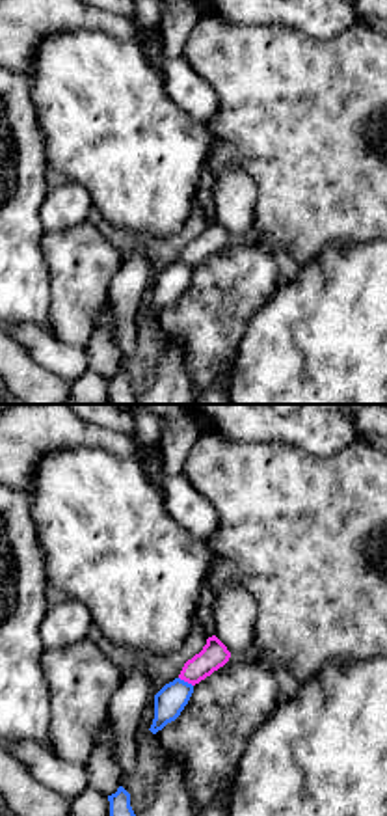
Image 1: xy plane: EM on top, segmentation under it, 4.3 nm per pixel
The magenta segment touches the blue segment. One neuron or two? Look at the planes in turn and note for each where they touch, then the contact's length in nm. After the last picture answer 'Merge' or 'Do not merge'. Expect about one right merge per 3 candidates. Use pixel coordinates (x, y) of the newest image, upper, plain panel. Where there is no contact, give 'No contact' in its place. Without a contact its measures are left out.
Touches magenta at (186, 263). Shared border 80 nm

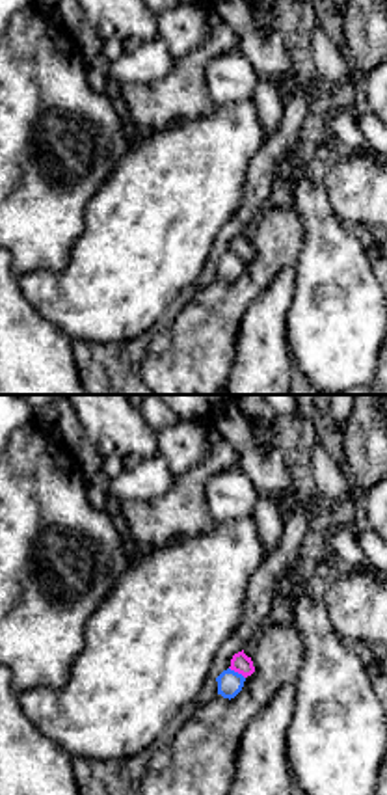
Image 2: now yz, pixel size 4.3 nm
Touches magenta at (237, 254). Shared border 90 nm

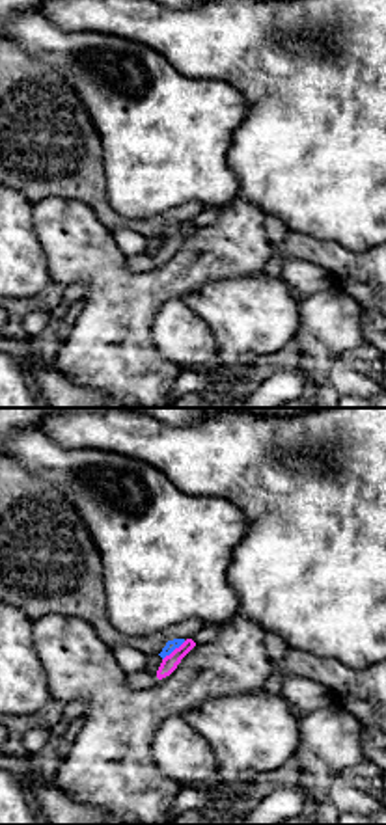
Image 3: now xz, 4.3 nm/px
Touches magenta at (176, 231). Shared border 130 nm

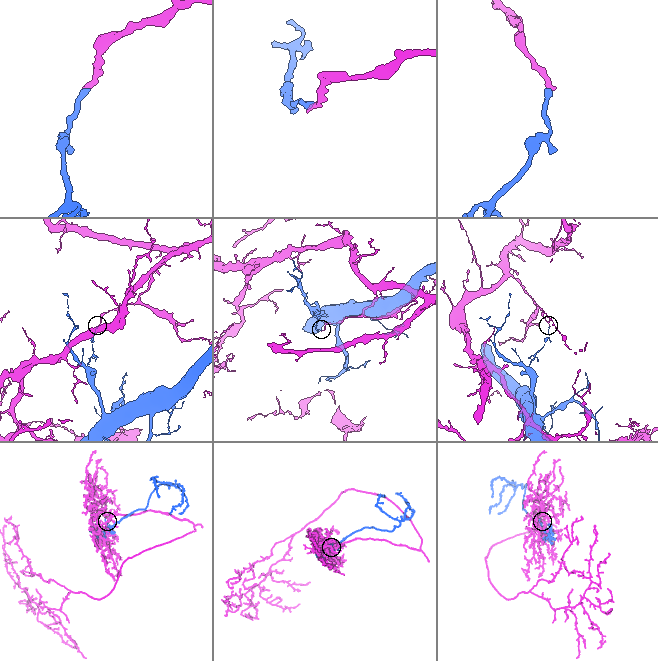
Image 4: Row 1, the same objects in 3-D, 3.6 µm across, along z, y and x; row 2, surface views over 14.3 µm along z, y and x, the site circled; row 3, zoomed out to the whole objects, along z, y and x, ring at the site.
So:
Do not merge

